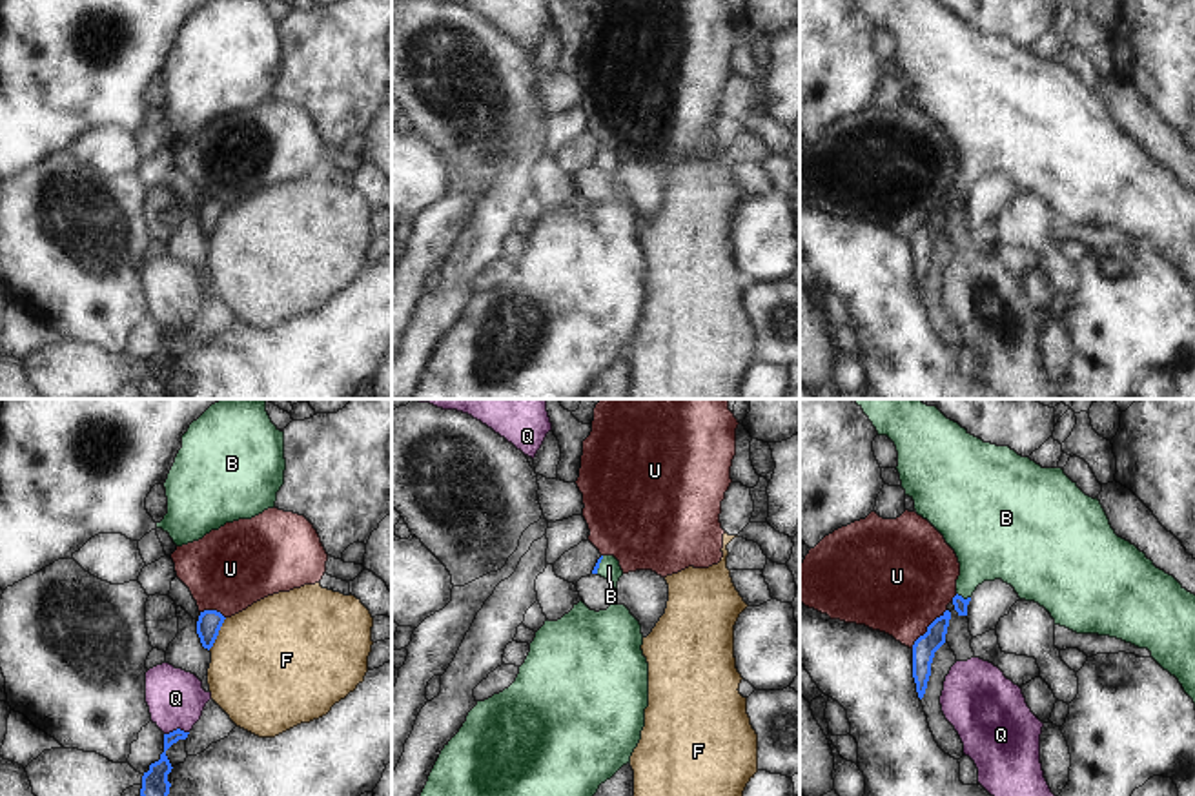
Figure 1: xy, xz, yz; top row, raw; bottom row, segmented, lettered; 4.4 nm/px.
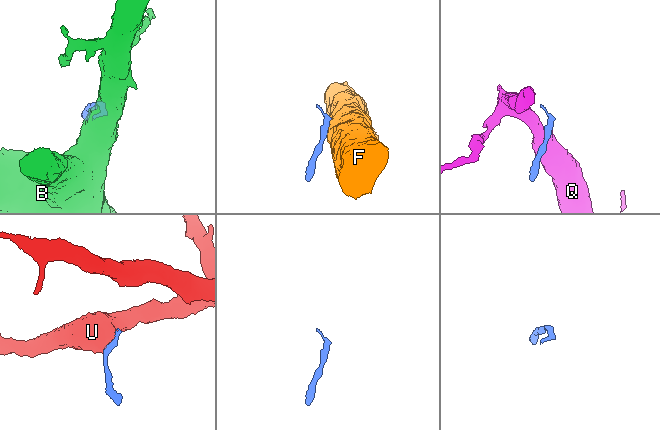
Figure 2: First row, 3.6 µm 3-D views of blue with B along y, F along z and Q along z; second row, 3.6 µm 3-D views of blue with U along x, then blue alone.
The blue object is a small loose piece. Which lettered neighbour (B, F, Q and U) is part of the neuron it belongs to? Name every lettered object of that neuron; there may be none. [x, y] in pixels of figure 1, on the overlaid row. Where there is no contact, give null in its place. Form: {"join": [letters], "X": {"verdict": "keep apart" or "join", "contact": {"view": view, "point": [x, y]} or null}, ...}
{"join": ["B"], "B": {"verdict": "join", "contact": {"view": "yz", "point": [962, 598]}}, "F": {"verdict": "keep apart", "contact": {"view": "xy", "point": [217, 634]}}, "Q": {"verdict": "keep apart", "contact": {"view": "xy", "point": [177, 729]}}, "U": {"verdict": "keep apart", "contact": {"view": "yz", "point": [928, 629]}}}

